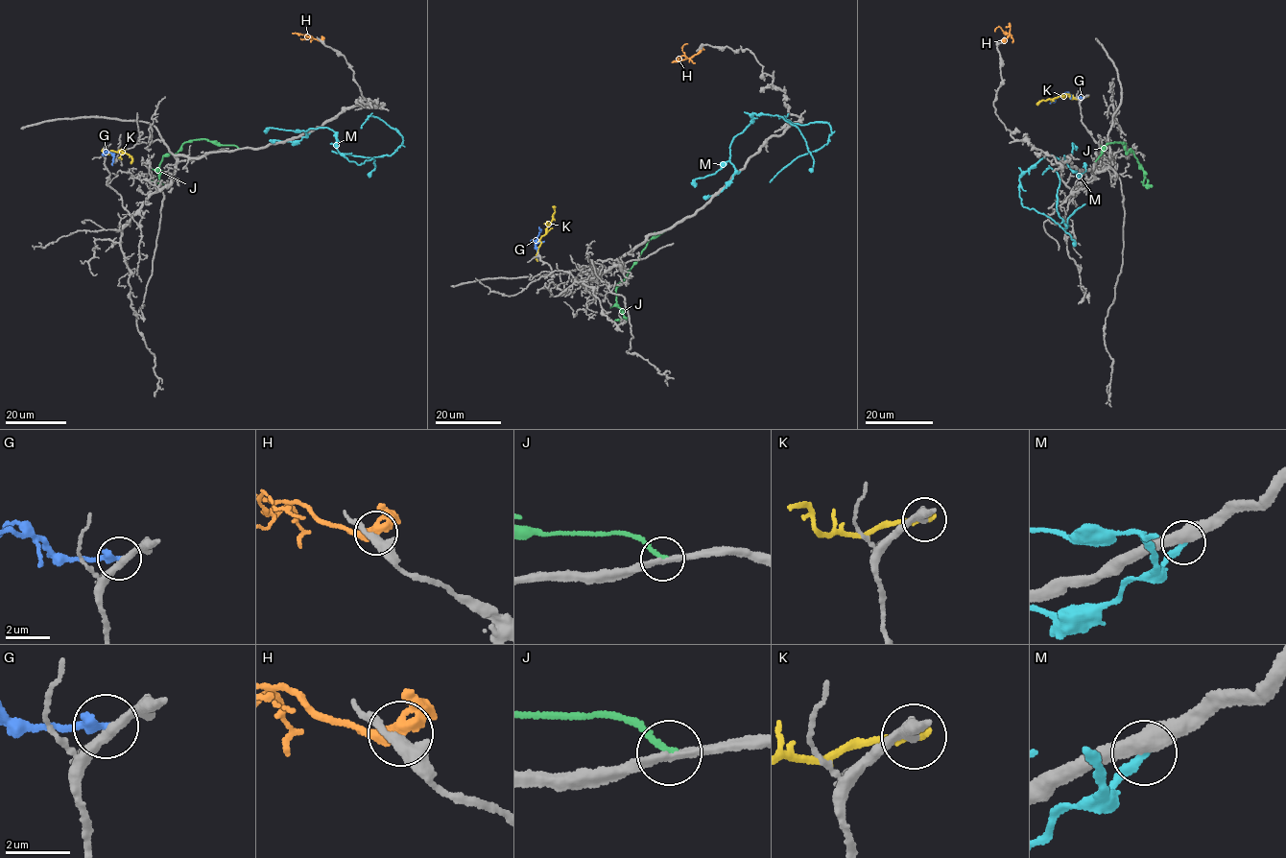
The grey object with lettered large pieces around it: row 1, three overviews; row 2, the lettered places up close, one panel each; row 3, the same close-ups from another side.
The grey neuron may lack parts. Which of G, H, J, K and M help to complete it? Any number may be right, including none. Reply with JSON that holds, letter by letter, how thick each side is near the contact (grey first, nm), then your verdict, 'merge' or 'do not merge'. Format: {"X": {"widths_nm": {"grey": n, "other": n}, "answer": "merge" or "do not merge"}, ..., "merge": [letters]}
{"G": {"widths_nm": {"grey": 340, "other": 360}, "answer": "do not merge"}, "H": {"widths_nm": {"grey": 400, "other": 400}, "answer": "do not merge"}, "J": {"widths_nm": {"grey": 340, "other": 200}, "answer": "merge"}, "K": {"widths_nm": {"grey": 320, "other": 300}, "answer": "do not merge"}, "M": {"widths_nm": {"grey": 440, "other": 280}, "answer": "do not merge"}, "merge": ["J"]}

